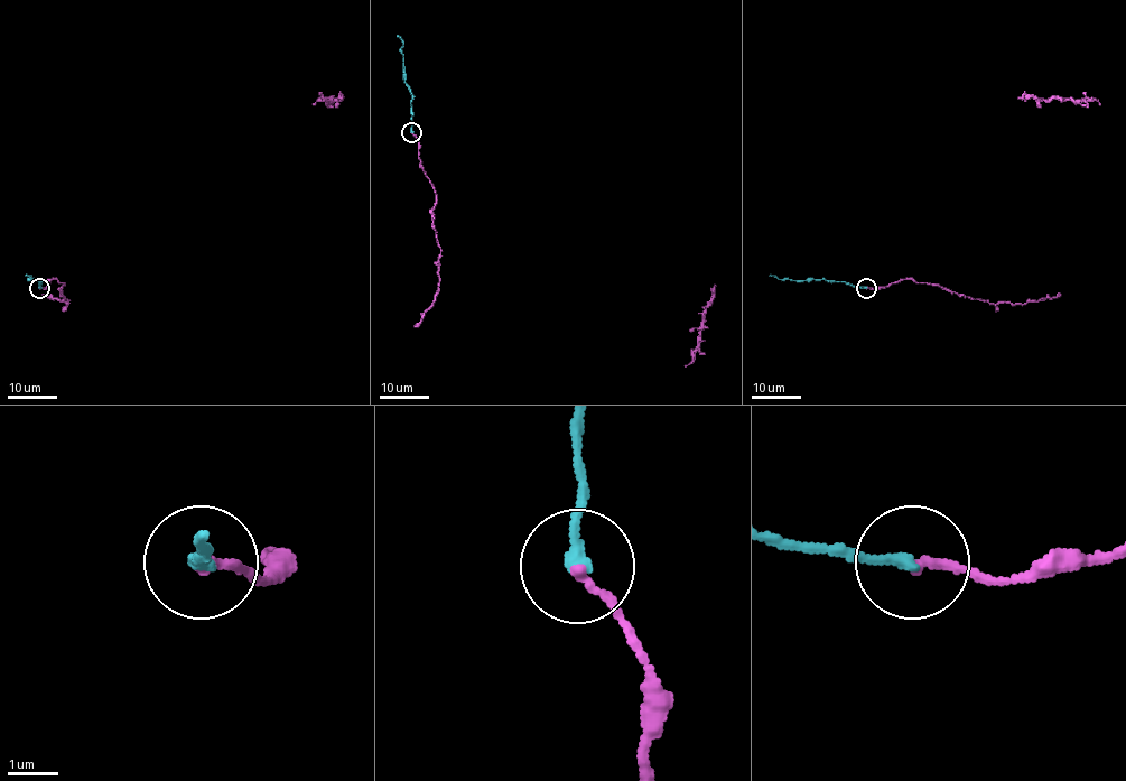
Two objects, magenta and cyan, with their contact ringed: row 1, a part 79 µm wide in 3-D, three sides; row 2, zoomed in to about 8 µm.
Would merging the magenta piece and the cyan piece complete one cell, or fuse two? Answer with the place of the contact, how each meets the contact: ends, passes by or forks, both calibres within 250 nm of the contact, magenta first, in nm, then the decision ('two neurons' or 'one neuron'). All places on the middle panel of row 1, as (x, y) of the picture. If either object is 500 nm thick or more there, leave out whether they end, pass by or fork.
place (411, 132); magenta ends; cyan ends; calibres 180 and 240 nm; one neuron

